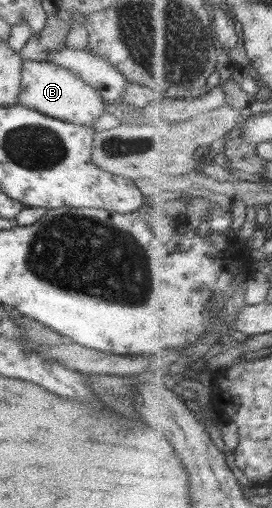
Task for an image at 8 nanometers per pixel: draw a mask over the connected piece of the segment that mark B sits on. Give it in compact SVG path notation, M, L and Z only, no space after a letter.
M22 60L17 103L51 119L92 128L94 121L104 112L105 101L78 76L63 67L48 61Z

